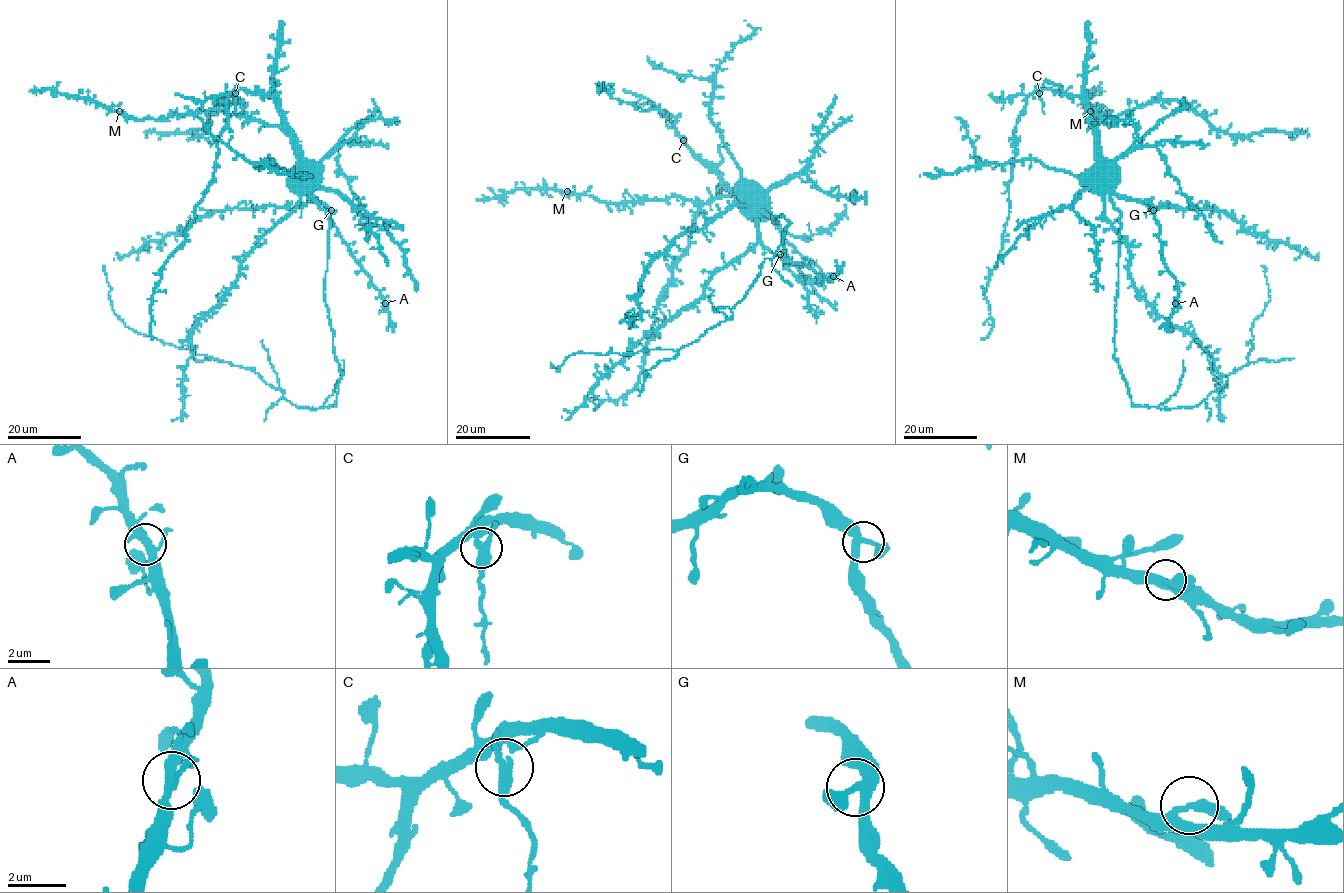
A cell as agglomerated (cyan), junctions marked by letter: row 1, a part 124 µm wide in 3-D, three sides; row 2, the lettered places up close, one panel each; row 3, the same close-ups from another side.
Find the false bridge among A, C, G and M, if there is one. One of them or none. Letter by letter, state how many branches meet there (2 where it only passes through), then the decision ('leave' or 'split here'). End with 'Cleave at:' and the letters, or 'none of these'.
A: 3 | leave
C: 3 | split here
G: 3 | leave
M: 3 | leave
Cleave at: C

